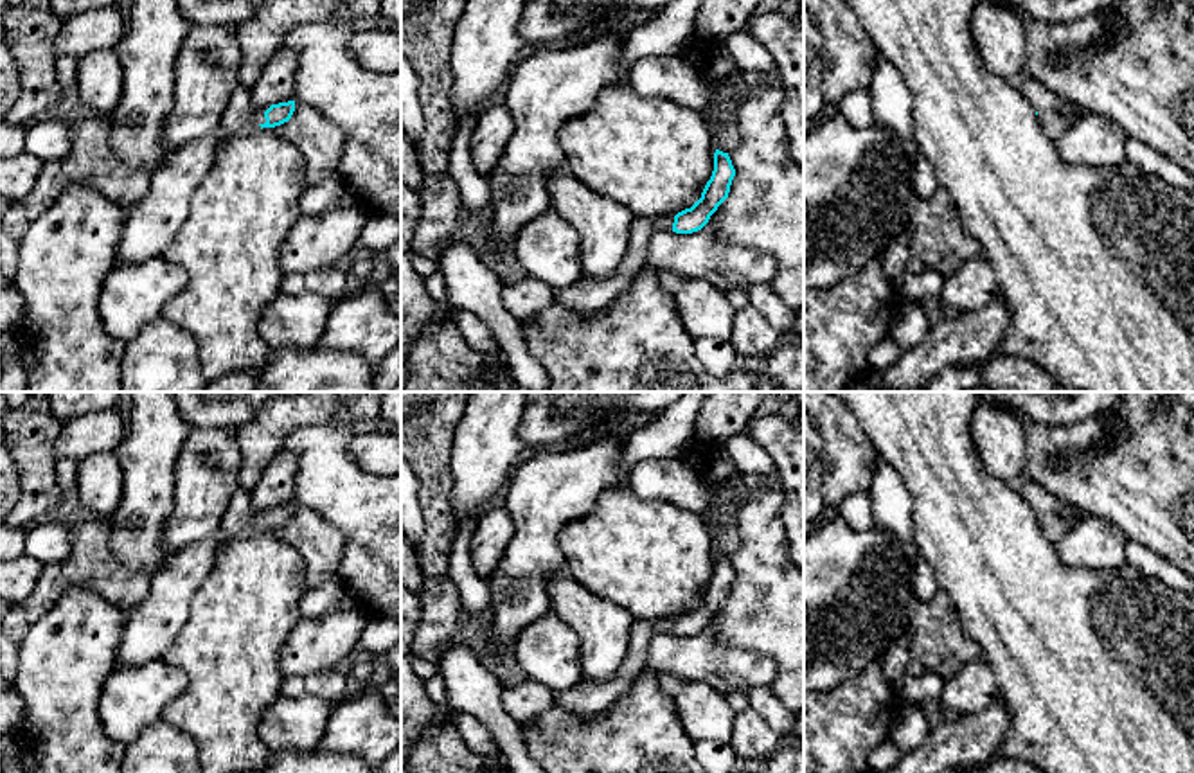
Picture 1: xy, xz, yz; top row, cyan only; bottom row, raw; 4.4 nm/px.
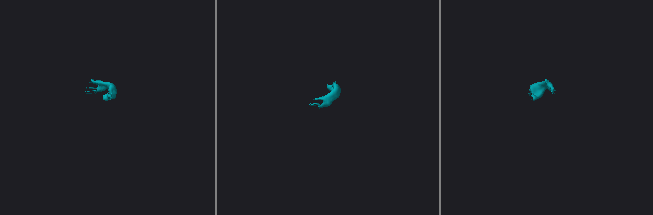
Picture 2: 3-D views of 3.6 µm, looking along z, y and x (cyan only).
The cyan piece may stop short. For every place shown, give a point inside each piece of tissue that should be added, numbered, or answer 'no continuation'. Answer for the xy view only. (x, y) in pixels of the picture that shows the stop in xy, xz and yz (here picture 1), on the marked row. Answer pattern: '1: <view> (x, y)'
1: xy (241, 115)

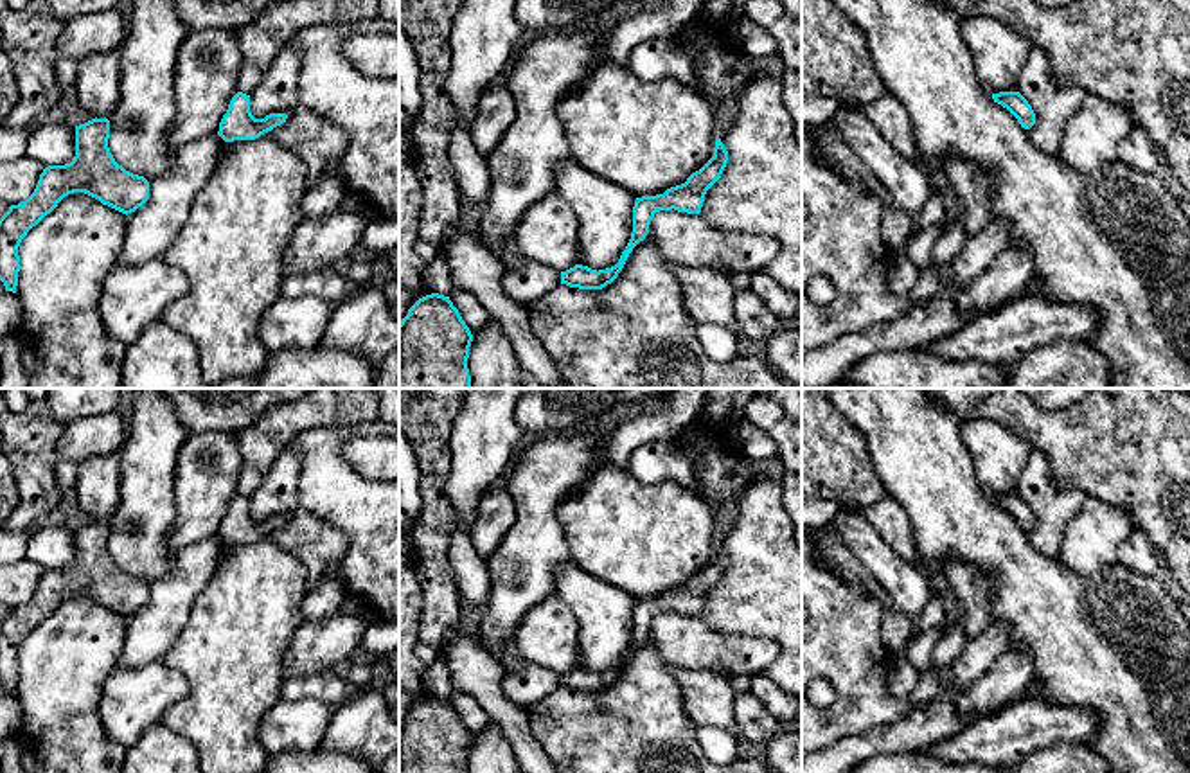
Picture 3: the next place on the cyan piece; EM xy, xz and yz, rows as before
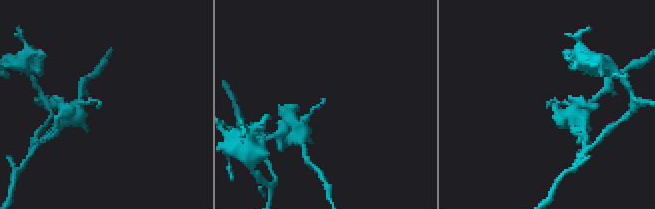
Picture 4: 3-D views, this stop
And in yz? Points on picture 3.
no continuation

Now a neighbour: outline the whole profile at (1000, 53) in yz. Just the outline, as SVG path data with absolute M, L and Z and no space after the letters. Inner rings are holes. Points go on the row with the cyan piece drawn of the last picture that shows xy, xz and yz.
M989 16L962 20L960 32L981 86L992 93L1017 92L1019 74L1032 50L1030 41Z

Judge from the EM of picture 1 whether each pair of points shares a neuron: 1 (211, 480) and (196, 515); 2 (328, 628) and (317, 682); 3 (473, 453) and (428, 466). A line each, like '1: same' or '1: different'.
1: same
2: different
3: different

